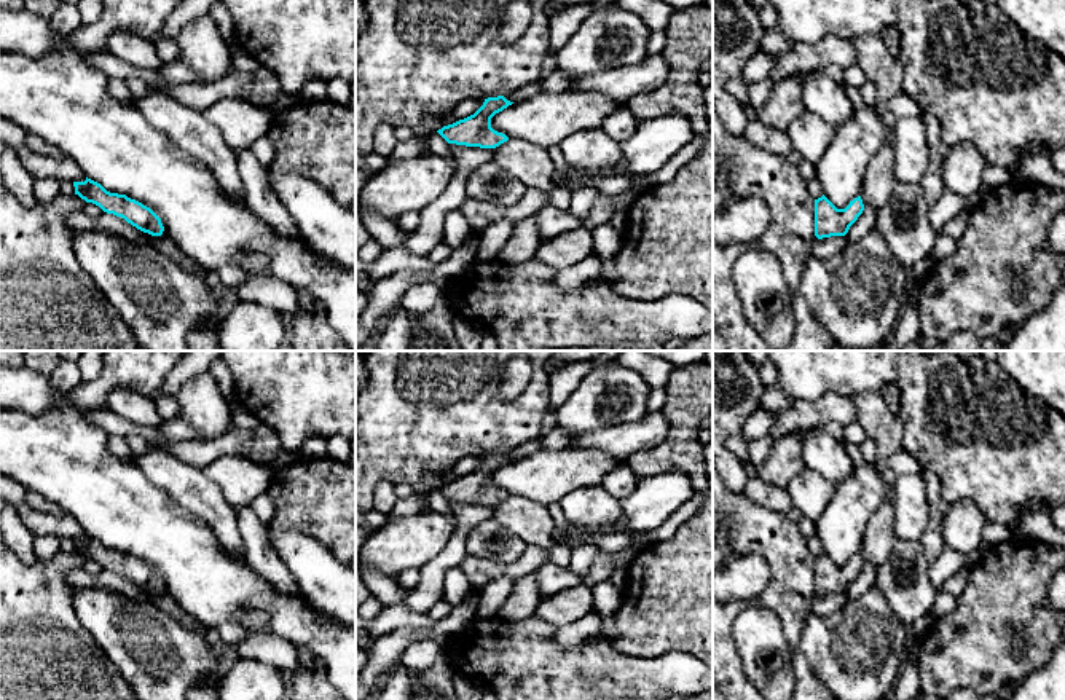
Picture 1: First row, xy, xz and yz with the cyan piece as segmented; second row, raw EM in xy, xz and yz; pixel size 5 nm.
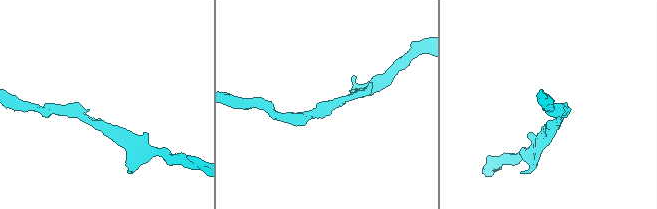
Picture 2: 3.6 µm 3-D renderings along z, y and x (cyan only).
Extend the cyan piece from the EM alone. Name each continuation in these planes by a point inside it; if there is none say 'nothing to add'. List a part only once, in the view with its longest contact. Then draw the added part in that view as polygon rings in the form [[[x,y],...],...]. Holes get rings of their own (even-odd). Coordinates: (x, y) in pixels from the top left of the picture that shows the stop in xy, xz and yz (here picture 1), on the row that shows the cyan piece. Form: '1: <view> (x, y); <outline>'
nothing to add

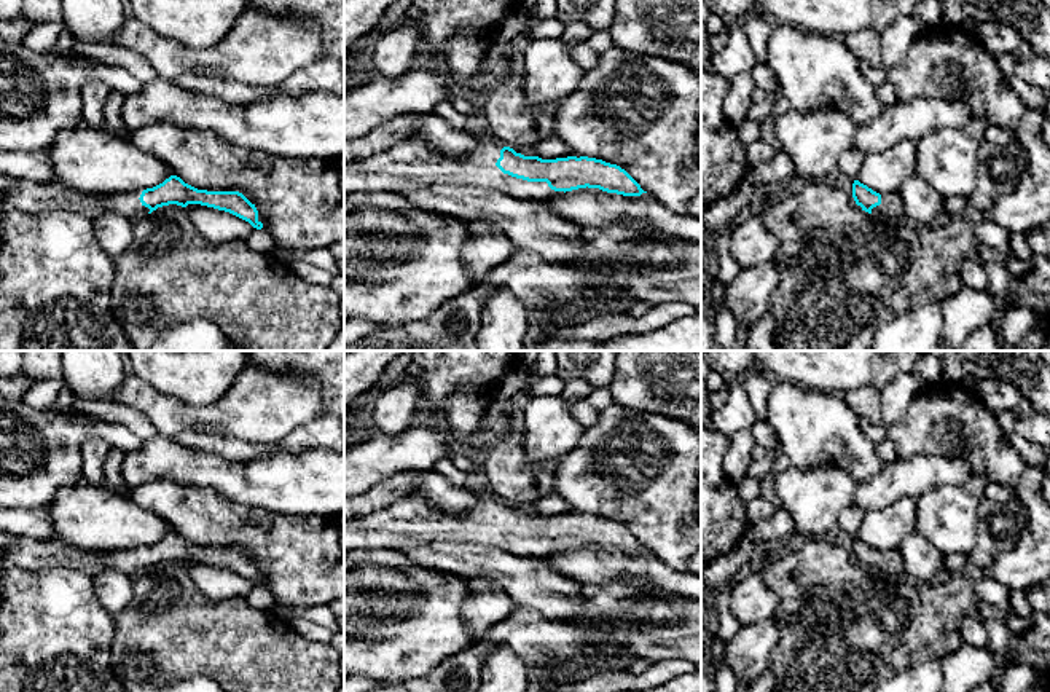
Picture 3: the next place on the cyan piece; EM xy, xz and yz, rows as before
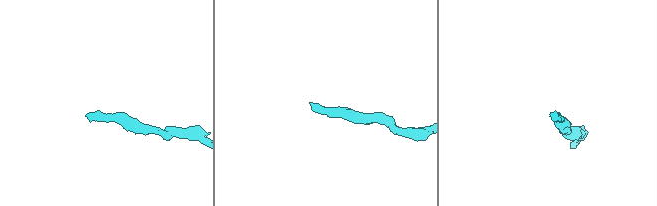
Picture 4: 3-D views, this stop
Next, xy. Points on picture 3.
1: xy (27, 196); [[[18,180],[14,188],[0,198],[0,217],[10,210],[43,214],[69,210],[94,218],[100,214],[121,214],[131,222],[145,217],[150,209],[140,202],[143,190],[121,193],[116,196],[88,196],[61,183],[35,183]]]

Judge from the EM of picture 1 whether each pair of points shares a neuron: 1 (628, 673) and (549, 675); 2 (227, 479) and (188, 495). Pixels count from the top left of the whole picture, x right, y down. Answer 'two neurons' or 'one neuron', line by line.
1: one neuron
2: two neurons

